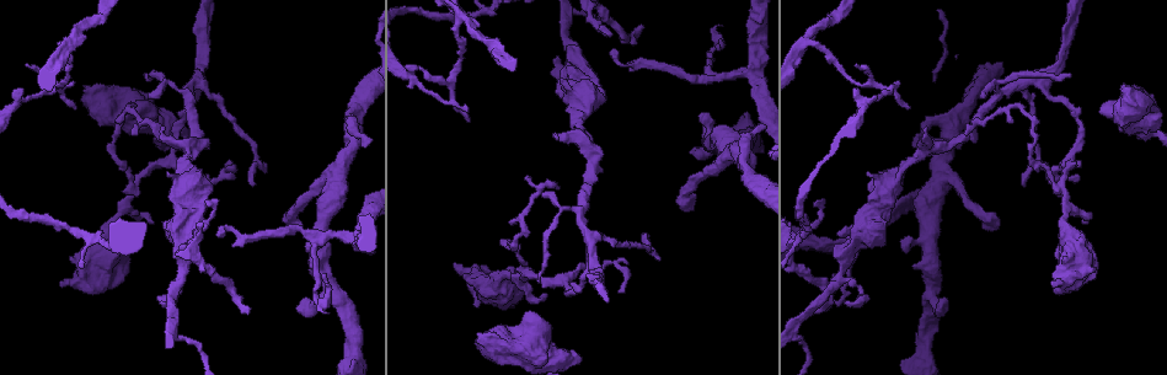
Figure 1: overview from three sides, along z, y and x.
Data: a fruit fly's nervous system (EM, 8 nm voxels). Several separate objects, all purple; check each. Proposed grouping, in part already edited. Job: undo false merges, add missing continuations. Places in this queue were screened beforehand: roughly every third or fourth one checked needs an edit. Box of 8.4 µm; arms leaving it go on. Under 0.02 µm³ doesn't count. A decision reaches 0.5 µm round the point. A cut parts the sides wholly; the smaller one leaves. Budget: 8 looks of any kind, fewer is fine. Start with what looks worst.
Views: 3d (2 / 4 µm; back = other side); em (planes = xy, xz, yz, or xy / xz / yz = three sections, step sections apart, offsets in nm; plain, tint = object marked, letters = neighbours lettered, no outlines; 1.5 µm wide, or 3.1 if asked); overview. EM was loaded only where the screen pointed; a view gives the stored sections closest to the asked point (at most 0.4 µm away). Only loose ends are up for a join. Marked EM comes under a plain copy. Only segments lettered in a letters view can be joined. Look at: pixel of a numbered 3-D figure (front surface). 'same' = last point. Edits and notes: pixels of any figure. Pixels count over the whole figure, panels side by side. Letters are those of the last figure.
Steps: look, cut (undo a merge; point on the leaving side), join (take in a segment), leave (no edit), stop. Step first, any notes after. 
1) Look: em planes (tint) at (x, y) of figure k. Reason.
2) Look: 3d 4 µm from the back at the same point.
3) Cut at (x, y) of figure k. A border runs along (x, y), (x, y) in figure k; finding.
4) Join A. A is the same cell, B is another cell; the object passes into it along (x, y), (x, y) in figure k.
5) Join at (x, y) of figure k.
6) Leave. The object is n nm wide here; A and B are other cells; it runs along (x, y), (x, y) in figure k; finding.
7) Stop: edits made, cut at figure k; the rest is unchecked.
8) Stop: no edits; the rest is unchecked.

Look: 3d 2 µm at (309, 250) of figure 1. Branch stops here.

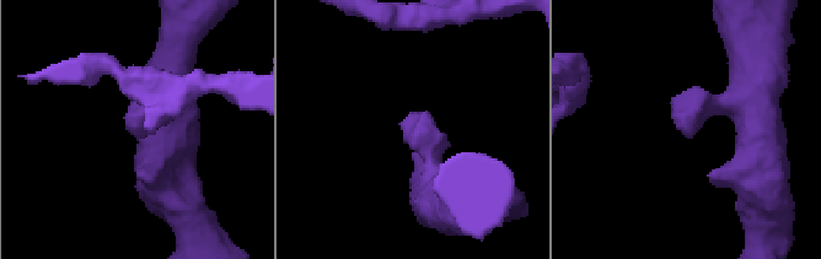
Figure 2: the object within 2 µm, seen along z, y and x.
Look: em xy step 4 (letters) at (136, 134) of figure 2. Need the tissue.

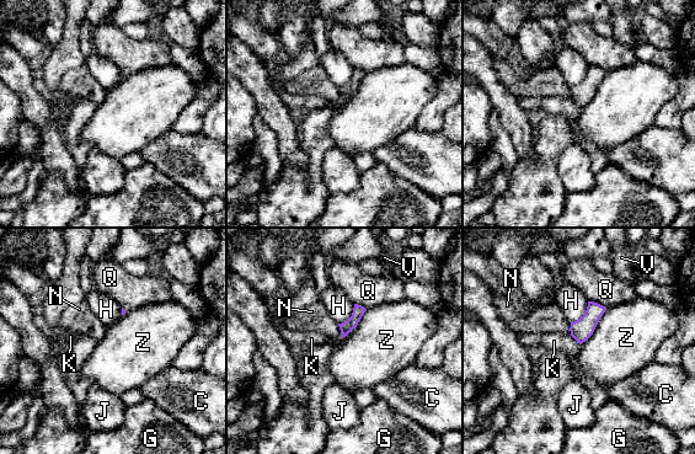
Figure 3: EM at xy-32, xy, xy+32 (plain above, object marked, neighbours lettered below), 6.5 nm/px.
Leave. C, G, H, J, K, N, Q, V and Z are other cells; no lettered segment goes on from it.

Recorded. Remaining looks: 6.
Look: em yz step 8 (letters) at (454, 266) of figure 1. Free end.

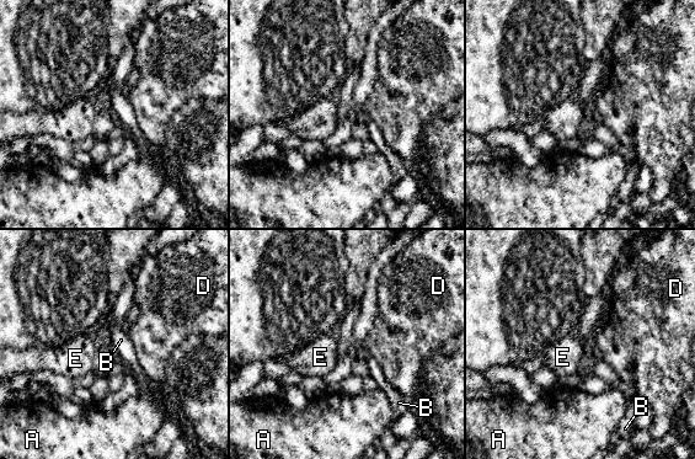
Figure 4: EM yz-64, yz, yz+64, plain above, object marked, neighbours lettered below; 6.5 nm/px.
Look: em planes (letters) at the same point. Another direction.

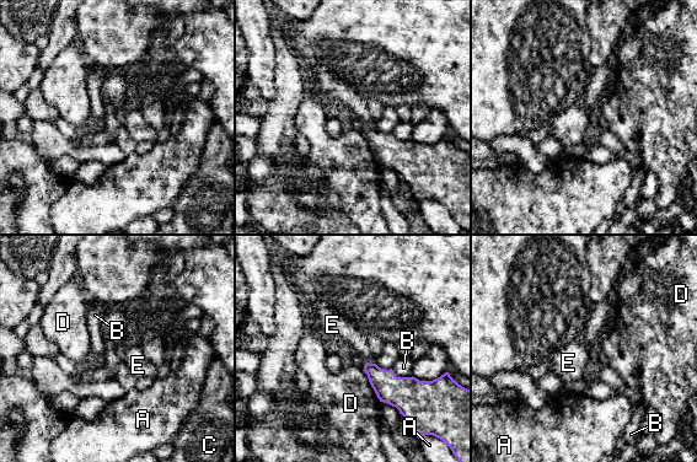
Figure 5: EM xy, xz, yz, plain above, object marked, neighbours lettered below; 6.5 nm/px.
Leave. The longest contact is with D, 240 nm; A, B, C, D and E are other cells; a border runs along (363, 369), (380, 401) in figure 5; no lettered segment goes on from it.

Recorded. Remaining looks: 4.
Look: em xz step 4 (letters) at (888, 95) of figure 1. Sharp bend.

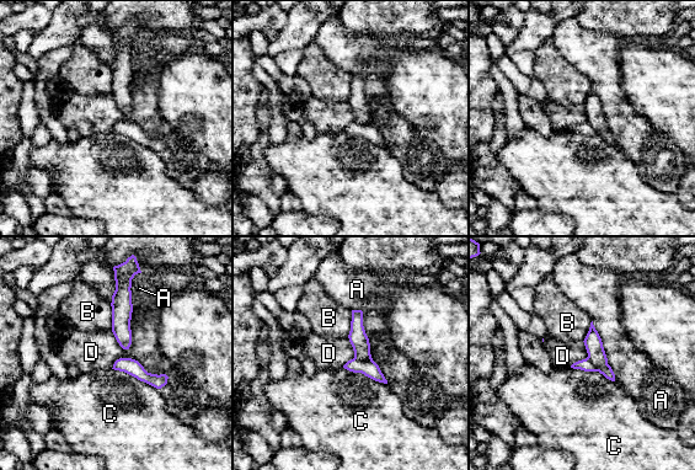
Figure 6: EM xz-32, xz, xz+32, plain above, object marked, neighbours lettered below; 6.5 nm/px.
Cut at (593, 343) of figure 6. A, B, C and D are other cells; a border runs along (587, 357), (599, 367), (607, 364) in figure 6; a second neuron is stuck on.

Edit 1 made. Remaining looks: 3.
Stop: edits made, cut at figure 6; the rest is unchecked.

